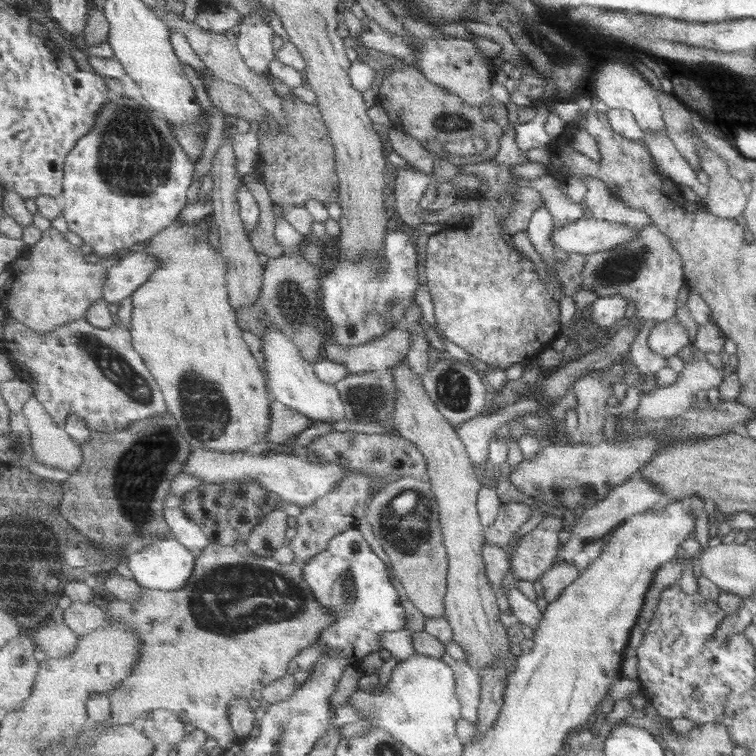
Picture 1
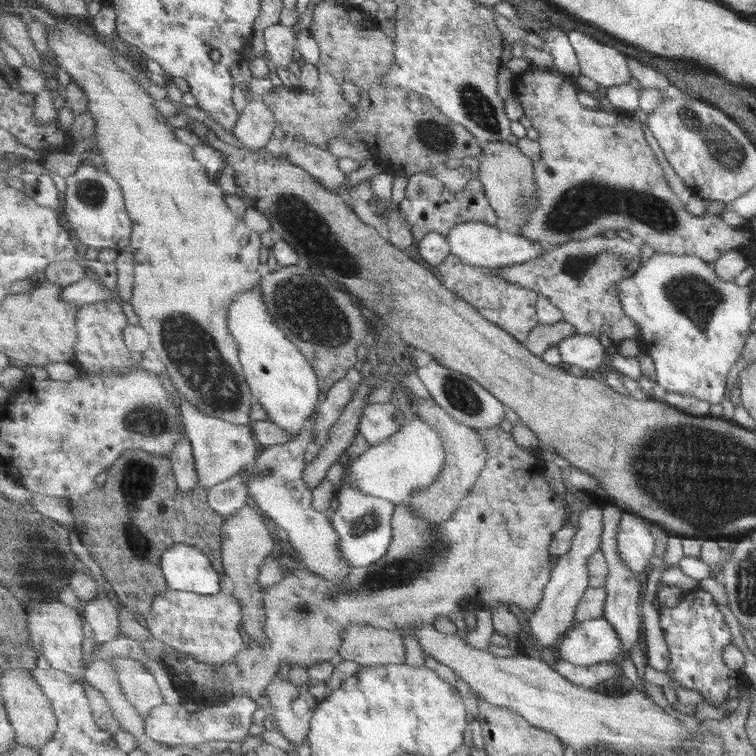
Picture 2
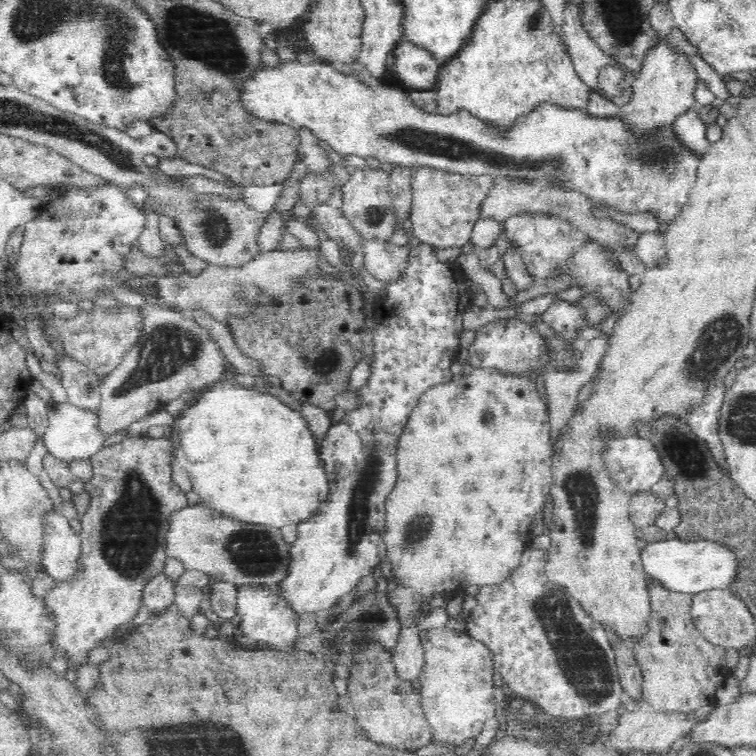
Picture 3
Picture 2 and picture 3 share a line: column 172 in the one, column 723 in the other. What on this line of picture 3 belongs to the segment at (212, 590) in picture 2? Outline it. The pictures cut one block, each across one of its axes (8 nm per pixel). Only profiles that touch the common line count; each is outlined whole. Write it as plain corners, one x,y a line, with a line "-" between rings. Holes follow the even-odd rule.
668,537
664,541
647,543
640,551
640,560
649,581
684,594
726,589
731,586
736,572
736,559
730,549
712,541
682,541

